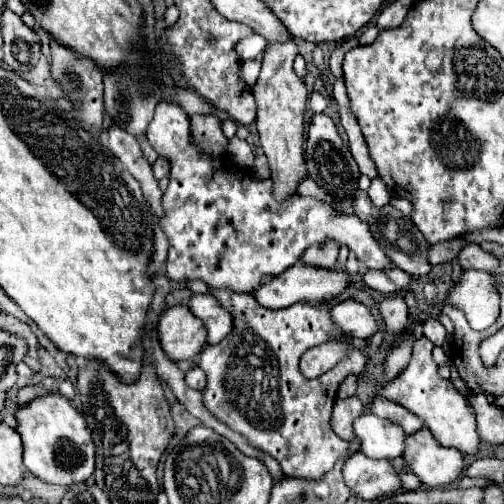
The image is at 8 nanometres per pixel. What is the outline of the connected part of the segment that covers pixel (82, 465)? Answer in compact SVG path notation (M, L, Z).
M48 392L30 400L24 406L16 406L18 434L24 444L24 466L44 482L58 486L72 486L86 482L94 472L94 444L84 416L62 394Z

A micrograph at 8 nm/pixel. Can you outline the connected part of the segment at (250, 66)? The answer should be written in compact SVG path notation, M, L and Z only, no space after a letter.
M246 60L242 62L242 80L246 84L254 84L260 72L260 60Z

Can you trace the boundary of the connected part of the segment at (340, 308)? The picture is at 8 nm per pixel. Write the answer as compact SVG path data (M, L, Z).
M344 300L340 304L334 304L330 310L332 322L348 336L352 338L370 338L378 330L376 320L368 312L364 304L358 304L354 300Z

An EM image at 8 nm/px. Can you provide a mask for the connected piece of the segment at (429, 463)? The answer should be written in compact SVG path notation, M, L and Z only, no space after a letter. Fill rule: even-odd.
M422 428L406 438L402 458L420 482L430 488L454 482L464 470L464 454L456 448L440 446L430 436L428 428Z

